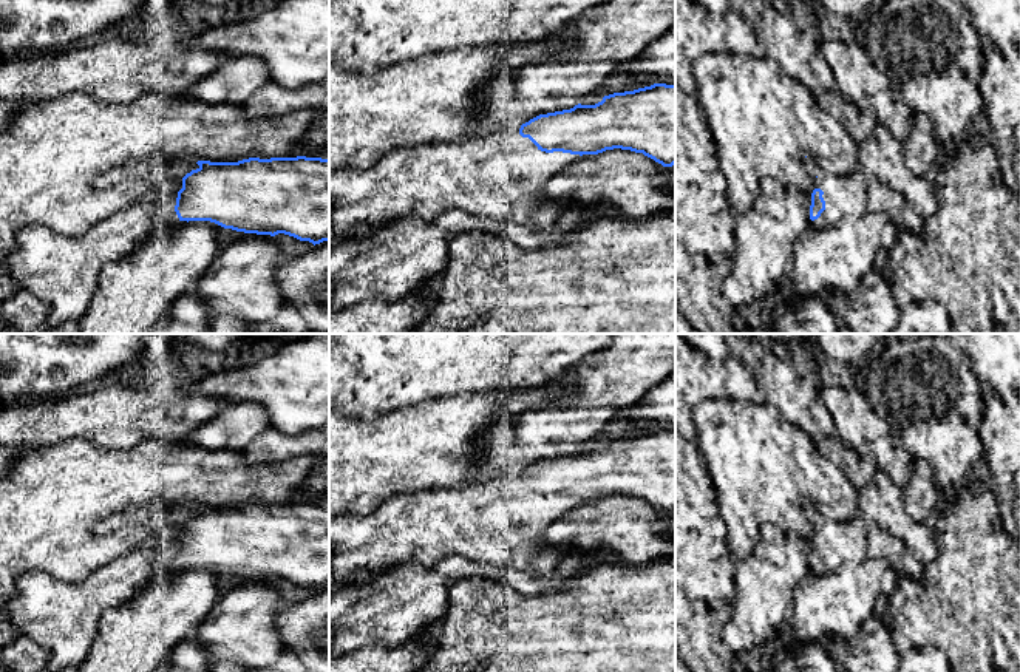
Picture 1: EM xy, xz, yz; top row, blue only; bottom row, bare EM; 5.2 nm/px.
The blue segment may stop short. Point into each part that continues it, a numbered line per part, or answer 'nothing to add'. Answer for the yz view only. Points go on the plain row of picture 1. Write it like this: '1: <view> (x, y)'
nothing to add

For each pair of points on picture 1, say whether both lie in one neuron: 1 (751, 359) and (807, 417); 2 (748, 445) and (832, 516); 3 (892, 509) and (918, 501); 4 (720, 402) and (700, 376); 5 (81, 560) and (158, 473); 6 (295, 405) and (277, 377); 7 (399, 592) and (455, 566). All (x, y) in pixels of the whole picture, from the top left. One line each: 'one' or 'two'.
1: one
2: one
3: two
4: one
5: one
6: one
7: one

